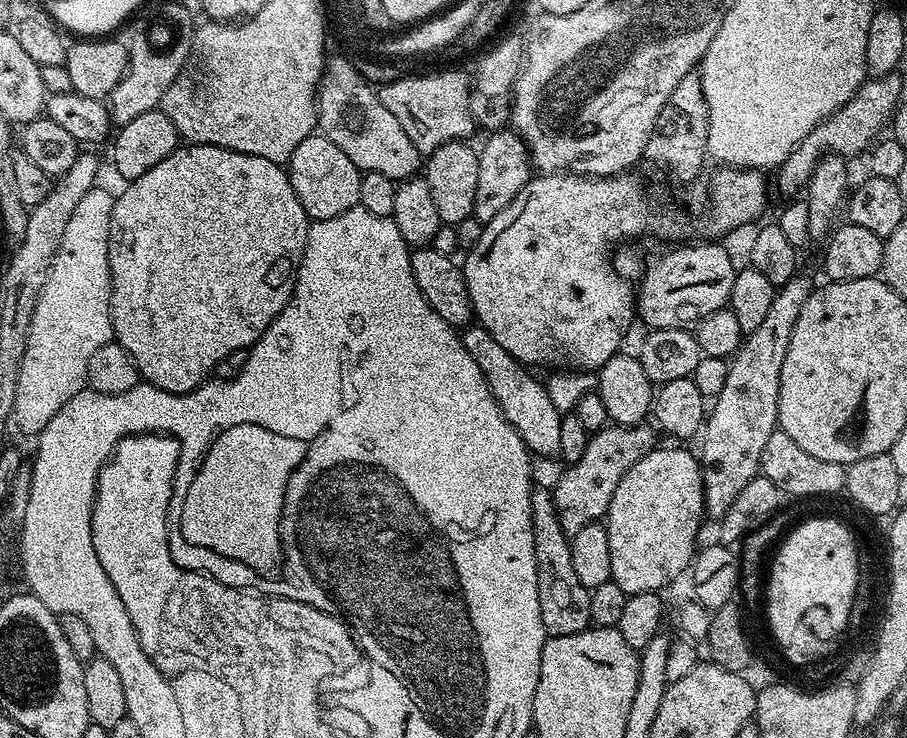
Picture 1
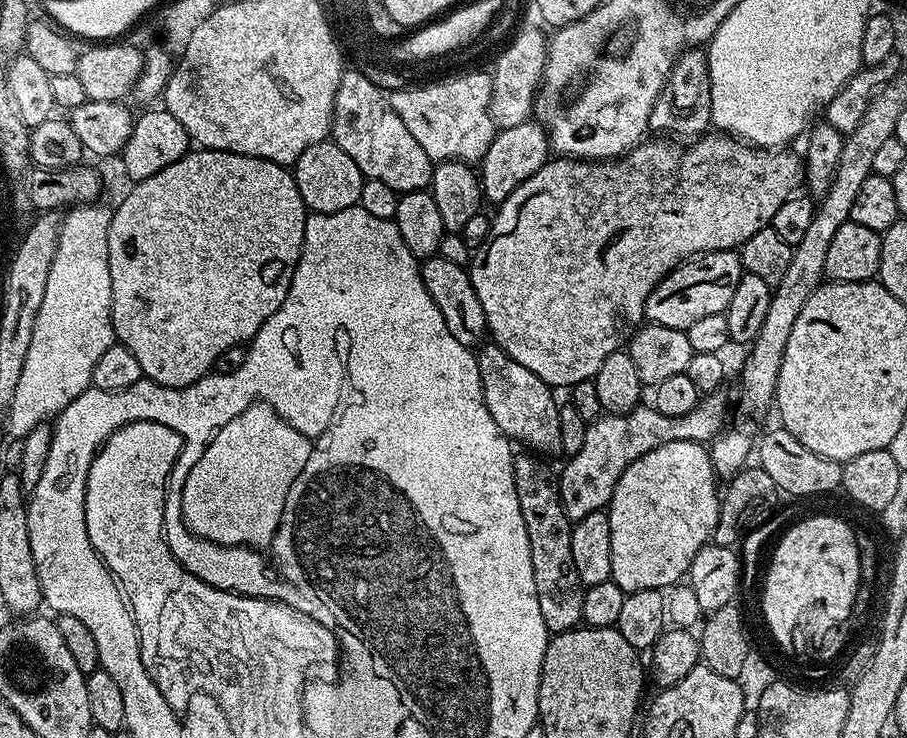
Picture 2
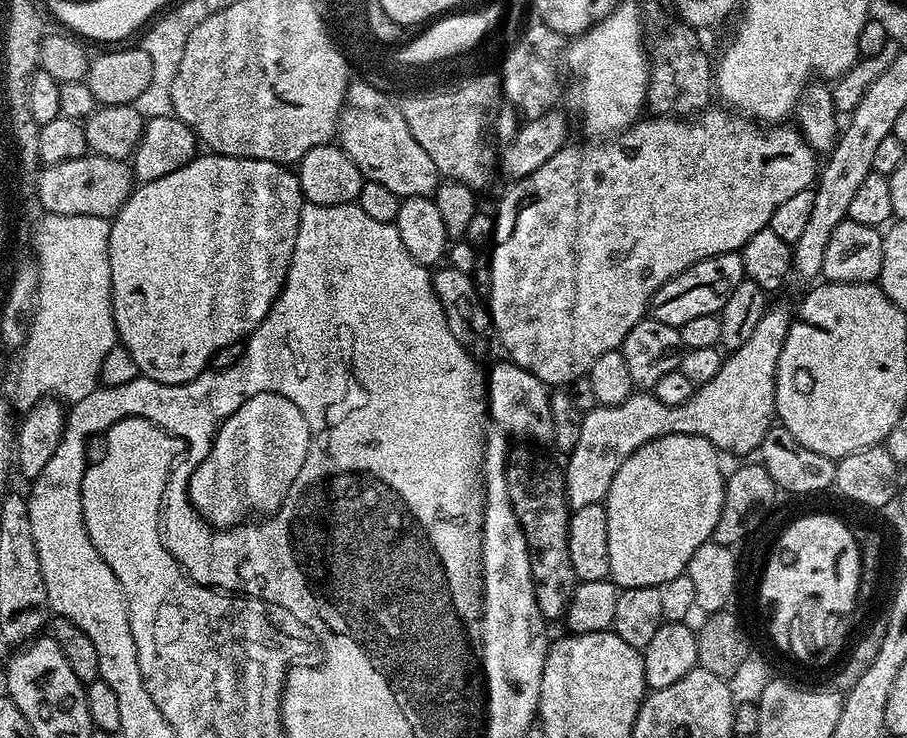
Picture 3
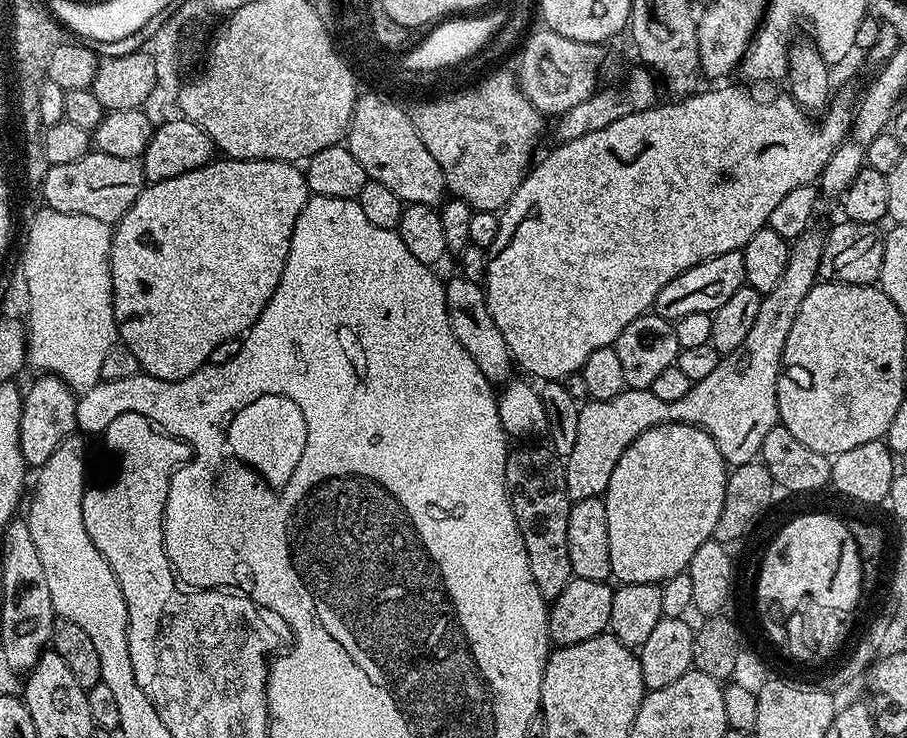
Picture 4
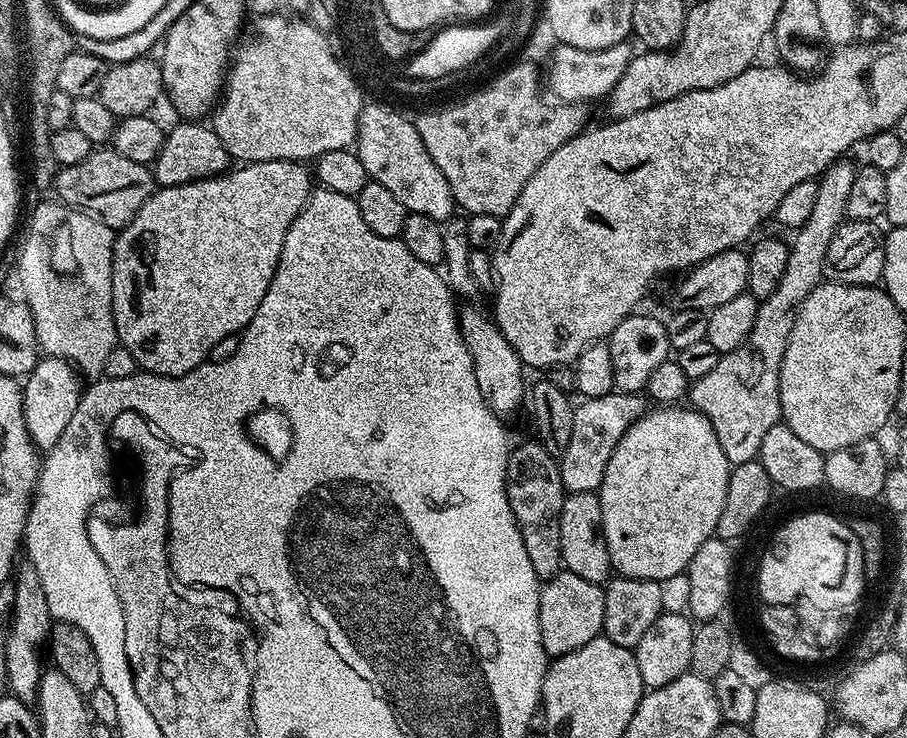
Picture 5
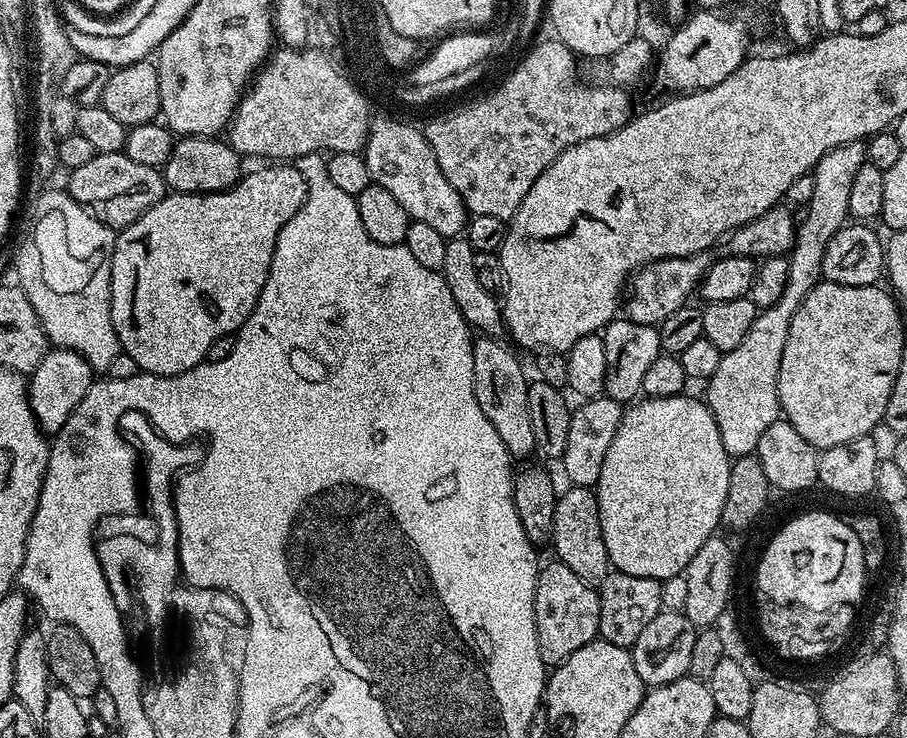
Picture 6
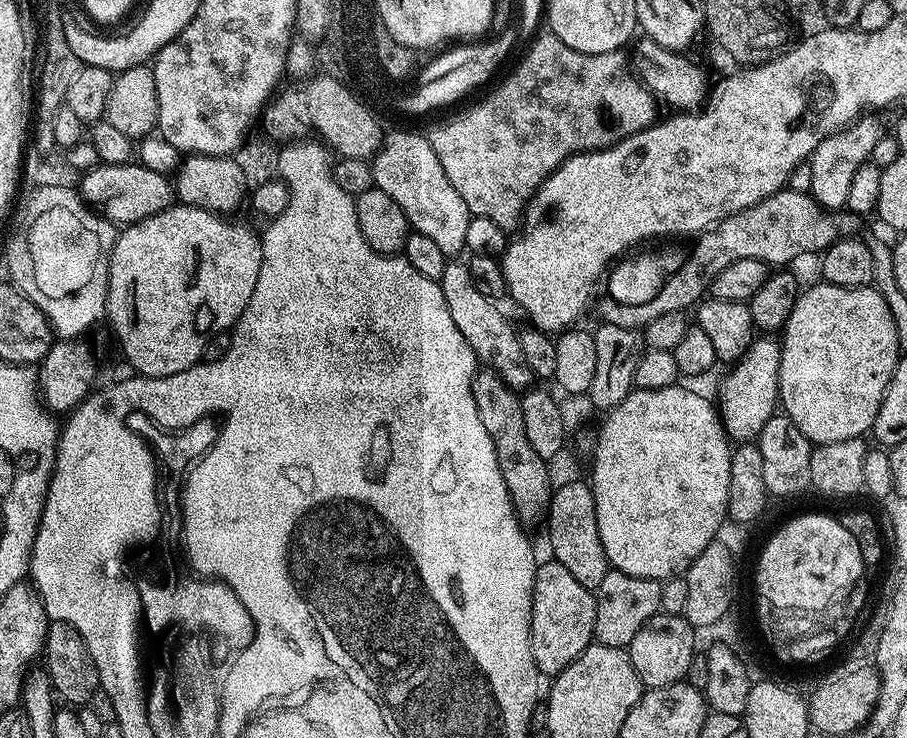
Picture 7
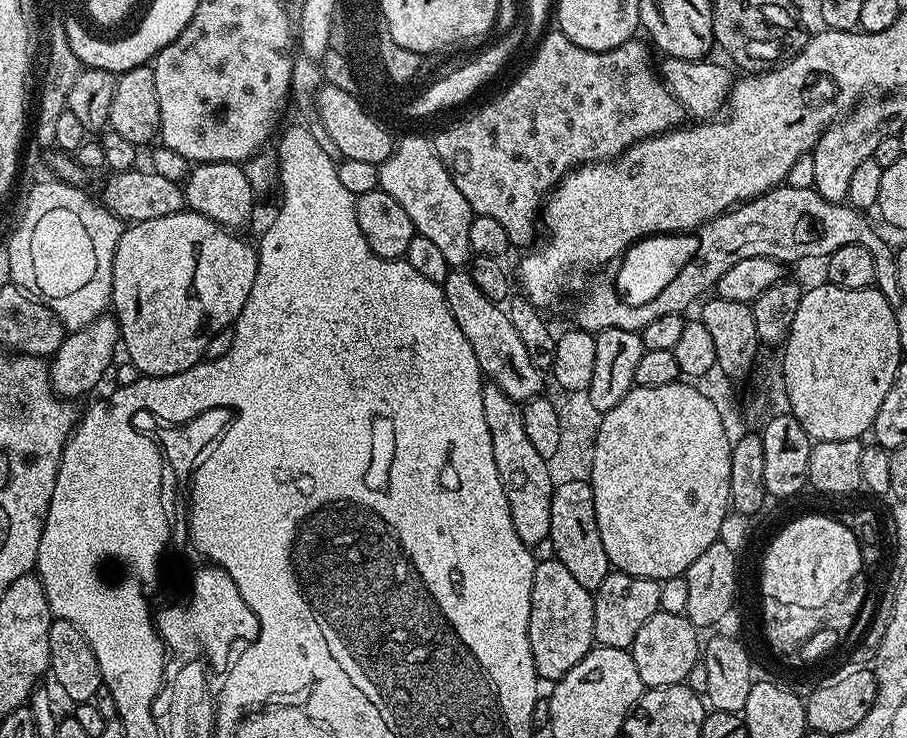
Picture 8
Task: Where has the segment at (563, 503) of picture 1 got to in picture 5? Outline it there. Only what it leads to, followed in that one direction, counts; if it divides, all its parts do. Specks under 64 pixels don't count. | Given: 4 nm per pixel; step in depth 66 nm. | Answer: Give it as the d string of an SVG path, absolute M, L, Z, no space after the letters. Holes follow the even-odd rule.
M848 158L835 160L818 177L818 199L814 201L814 211L802 227L795 229L788 249L790 258L786 261L786 271L778 281L778 287L760 301L754 326L750 334L734 350L721 355L718 366L702 378L691 381L690 404L708 419L718 434L718 446L726 454L729 465L757 459L762 446L762 437L770 431L770 426L781 423L780 415L780 367L790 342L790 330L794 330L796 311L806 302L806 298L825 279L826 246L834 238L834 230L843 224L848 211L846 202L850 195L857 165ZM614 390L602 398L584 399L575 409L574 431L570 433L570 443L558 458L561 480L565 493L596 492L606 474L606 462L610 462L610 454L614 454L614 446L618 446L622 434L626 434L629 426L644 415L646 400L638 392Z

